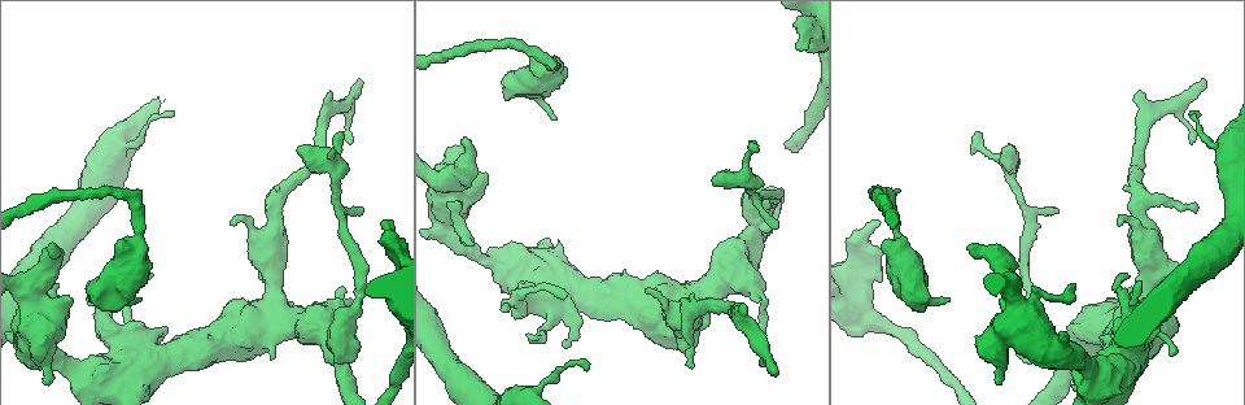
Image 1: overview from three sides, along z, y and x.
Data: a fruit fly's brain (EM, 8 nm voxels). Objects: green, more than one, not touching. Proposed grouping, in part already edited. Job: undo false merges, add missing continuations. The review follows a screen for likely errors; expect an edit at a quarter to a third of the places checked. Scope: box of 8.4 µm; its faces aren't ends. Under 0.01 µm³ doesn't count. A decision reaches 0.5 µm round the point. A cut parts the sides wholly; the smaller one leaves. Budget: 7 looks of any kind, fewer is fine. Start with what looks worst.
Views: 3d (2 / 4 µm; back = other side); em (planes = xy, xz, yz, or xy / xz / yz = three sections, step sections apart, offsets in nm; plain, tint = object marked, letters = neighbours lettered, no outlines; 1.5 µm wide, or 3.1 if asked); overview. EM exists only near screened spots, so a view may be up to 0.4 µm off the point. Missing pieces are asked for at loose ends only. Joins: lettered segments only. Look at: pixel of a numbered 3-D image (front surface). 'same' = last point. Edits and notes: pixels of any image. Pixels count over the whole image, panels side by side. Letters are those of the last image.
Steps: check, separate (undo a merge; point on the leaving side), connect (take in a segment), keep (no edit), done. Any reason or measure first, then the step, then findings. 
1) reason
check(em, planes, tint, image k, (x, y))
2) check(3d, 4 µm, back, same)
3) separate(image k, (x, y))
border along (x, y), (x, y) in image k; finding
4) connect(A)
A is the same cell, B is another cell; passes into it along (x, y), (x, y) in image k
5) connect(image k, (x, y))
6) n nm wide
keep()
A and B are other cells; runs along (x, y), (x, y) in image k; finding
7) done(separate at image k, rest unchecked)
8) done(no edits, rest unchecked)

thick turns thin
check(3d, 4 µm, image 1, (541, 384))

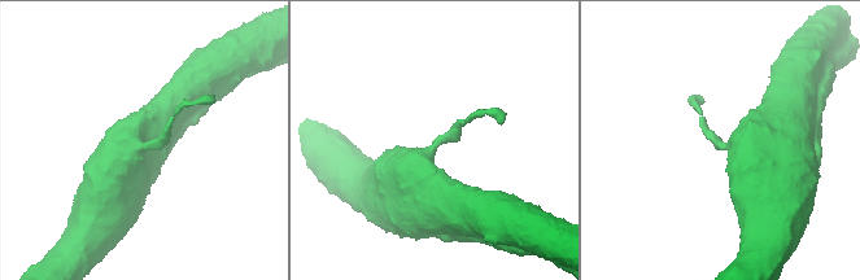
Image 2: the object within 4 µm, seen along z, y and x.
check(em, planes, letters, image 2, (145, 148))

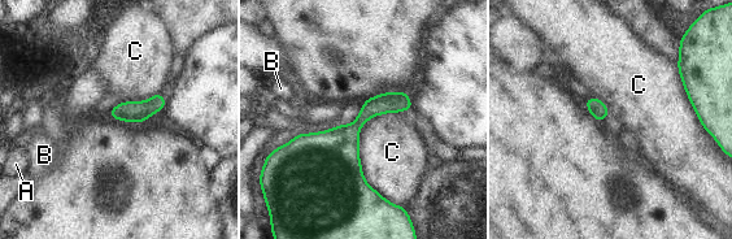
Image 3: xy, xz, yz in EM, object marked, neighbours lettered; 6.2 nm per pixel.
keep()
A, B and C are other cells; border along (386, 112), (360, 163), (393, 203) in image 3; one cell here

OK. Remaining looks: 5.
free end
check(em, xy, step 4, letters, image 1, (775, 377))

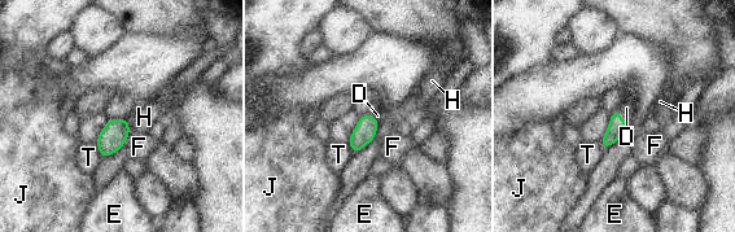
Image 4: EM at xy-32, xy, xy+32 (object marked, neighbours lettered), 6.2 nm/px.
connect(D)
D is the same cell, E, F, H, J and T are other cells; the cell continues

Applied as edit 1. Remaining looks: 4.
done(connect at image 4, rest unchecked)

